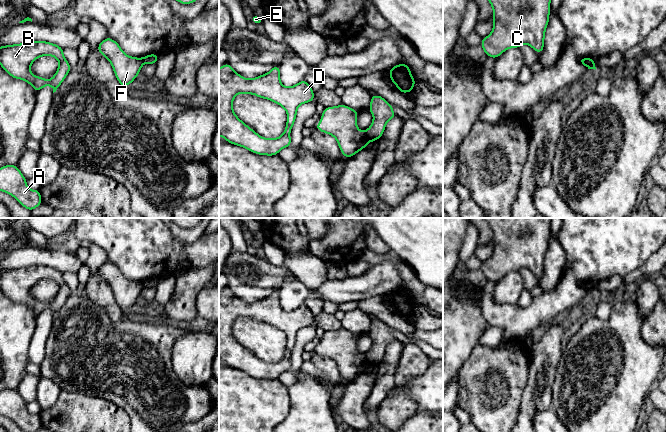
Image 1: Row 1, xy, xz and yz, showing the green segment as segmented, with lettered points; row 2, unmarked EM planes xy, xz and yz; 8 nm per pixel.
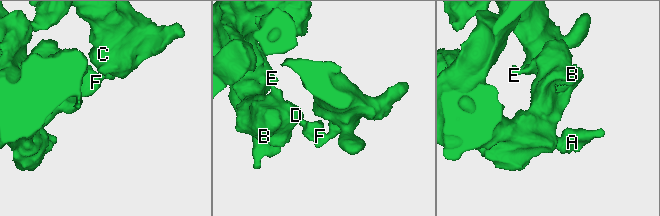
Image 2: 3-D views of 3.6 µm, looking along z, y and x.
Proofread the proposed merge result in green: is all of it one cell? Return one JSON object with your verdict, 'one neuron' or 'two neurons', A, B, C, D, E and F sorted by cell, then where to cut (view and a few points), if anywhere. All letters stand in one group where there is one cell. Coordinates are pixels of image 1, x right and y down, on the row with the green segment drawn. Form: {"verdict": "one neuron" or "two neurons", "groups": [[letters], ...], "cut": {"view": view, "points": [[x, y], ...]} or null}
{"verdict": "two neurons", "groups": [["A", "B", "D", "E", "F"], ["C"]], "cut": {"view": "xz", "points": [[364, 131], [371, 140]]}}

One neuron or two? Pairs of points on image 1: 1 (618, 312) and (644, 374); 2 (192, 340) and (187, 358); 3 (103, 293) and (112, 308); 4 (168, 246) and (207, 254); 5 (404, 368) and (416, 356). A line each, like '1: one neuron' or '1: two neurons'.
1: one neuron
2: one neuron
3: one neuron
4: one neuron
5: one neuron

